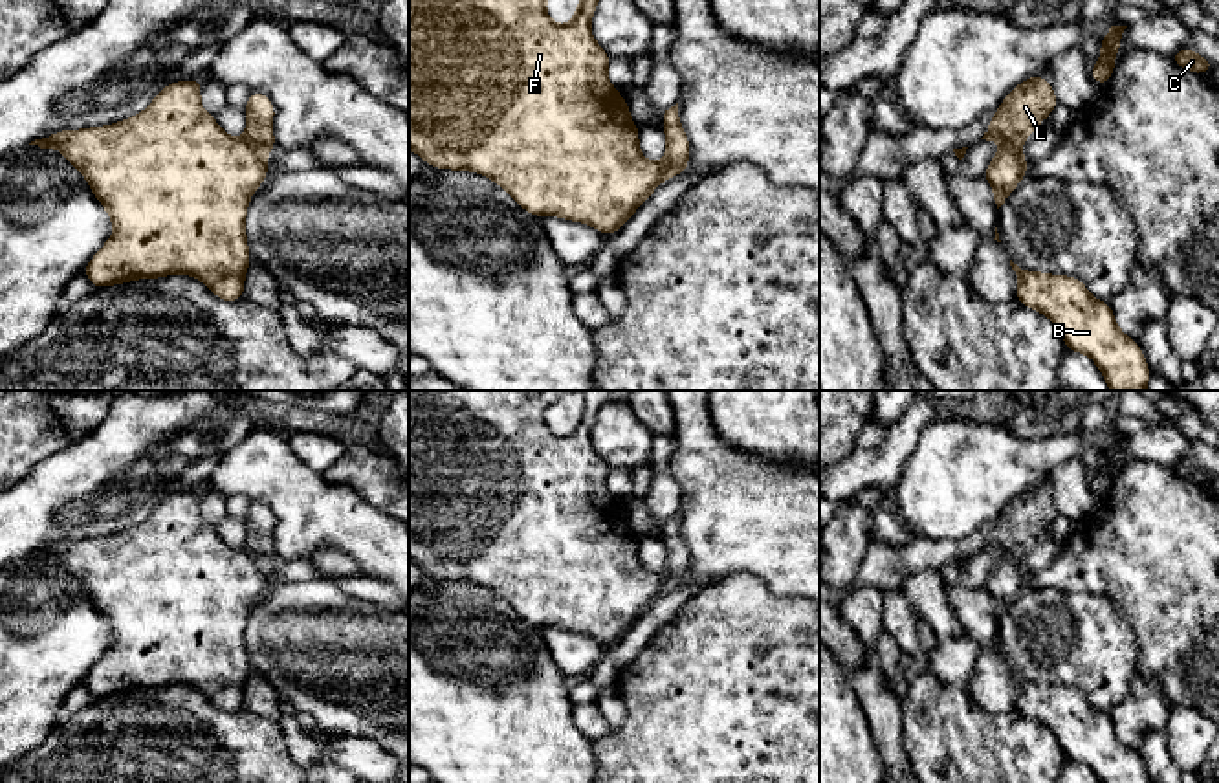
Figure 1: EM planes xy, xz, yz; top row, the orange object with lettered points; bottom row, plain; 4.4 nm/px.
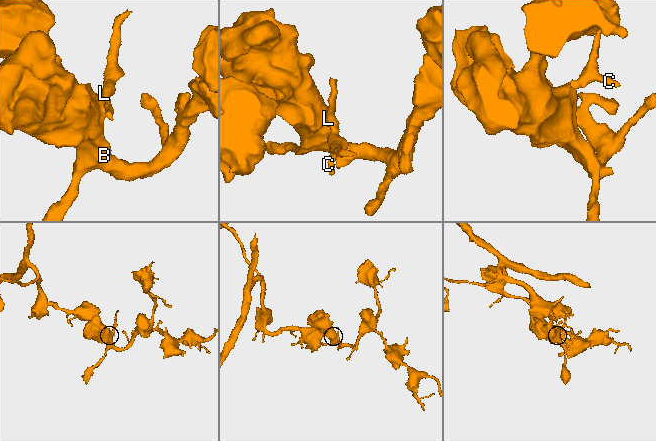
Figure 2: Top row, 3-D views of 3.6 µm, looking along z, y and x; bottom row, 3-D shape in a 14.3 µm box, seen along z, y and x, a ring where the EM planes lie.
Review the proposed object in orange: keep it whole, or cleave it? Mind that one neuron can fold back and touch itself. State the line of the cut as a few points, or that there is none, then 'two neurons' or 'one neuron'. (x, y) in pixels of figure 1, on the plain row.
xy (246, 549), (266, 565) | two neurons

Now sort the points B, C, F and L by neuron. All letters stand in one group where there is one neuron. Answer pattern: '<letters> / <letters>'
B F / C L

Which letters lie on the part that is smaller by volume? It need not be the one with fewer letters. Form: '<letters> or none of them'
C, L

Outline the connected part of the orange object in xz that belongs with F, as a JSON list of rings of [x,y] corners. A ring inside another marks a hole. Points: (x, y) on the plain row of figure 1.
[[[409,391],[409,559],[433,579],[473,581],[493,590],[528,623],[546,629],[559,627],[583,633],[609,647],[621,640],[636,620],[665,590],[665,574],[649,572],[640,563],[638,545],[629,515],[607,490],[610,466],[594,451],[590,431],[598,411],[610,400],[610,391],[539,391],[526,396],[521,391]],[[577,392],[585,405],[577,413],[574,429],[557,436],[546,424],[544,413],[565,394]]]

